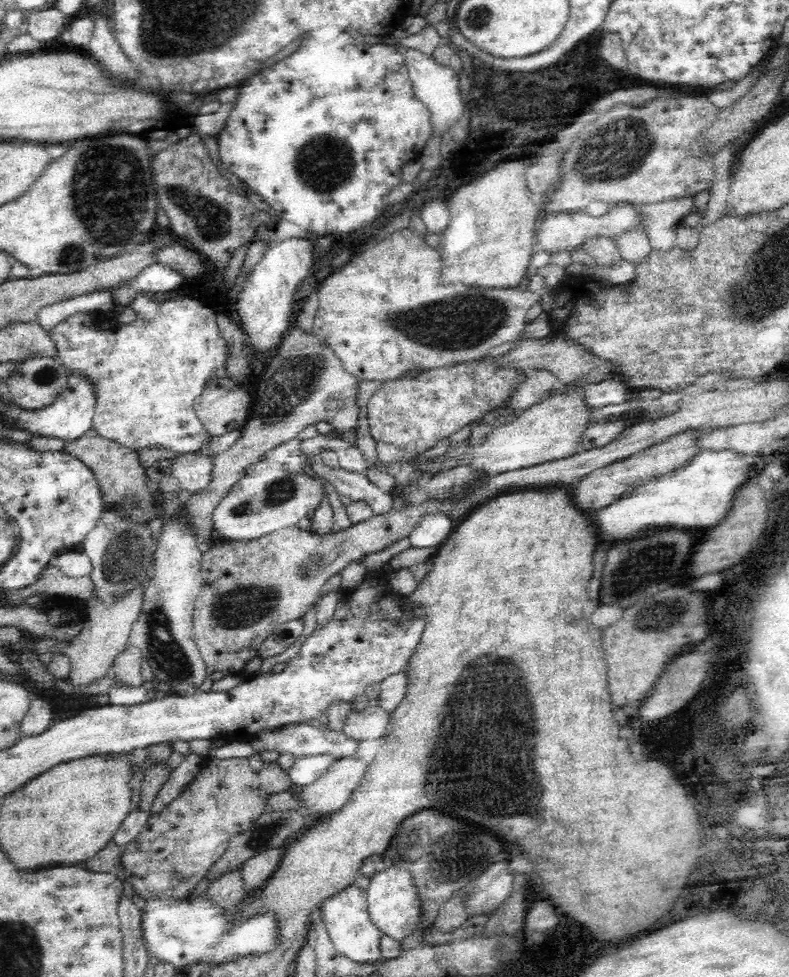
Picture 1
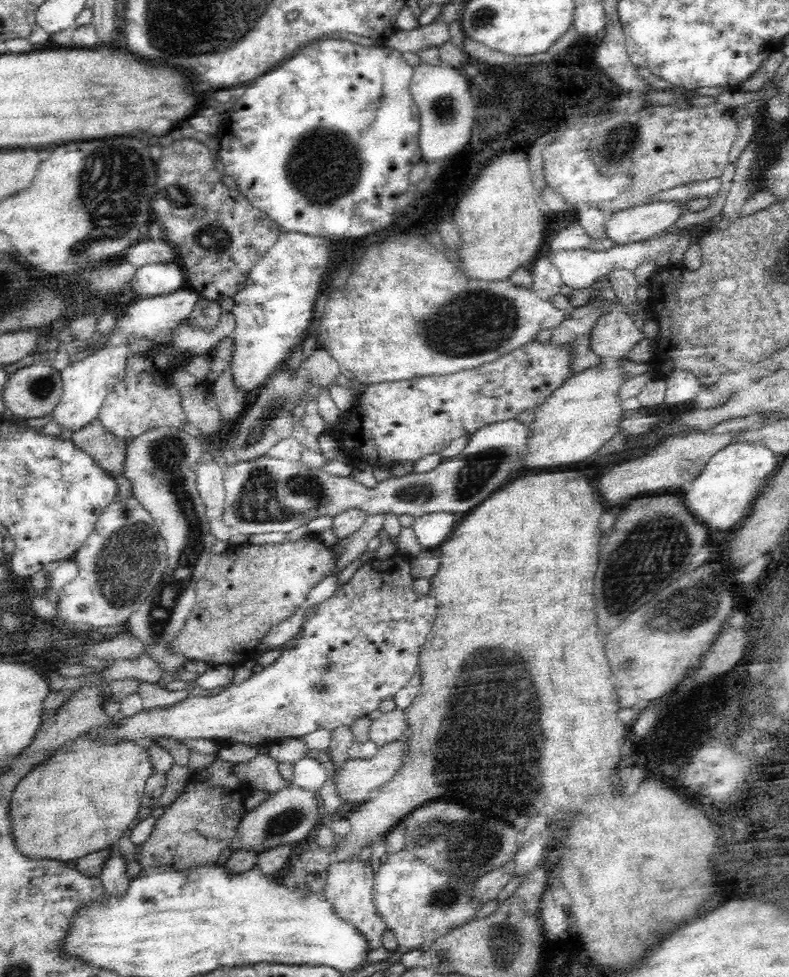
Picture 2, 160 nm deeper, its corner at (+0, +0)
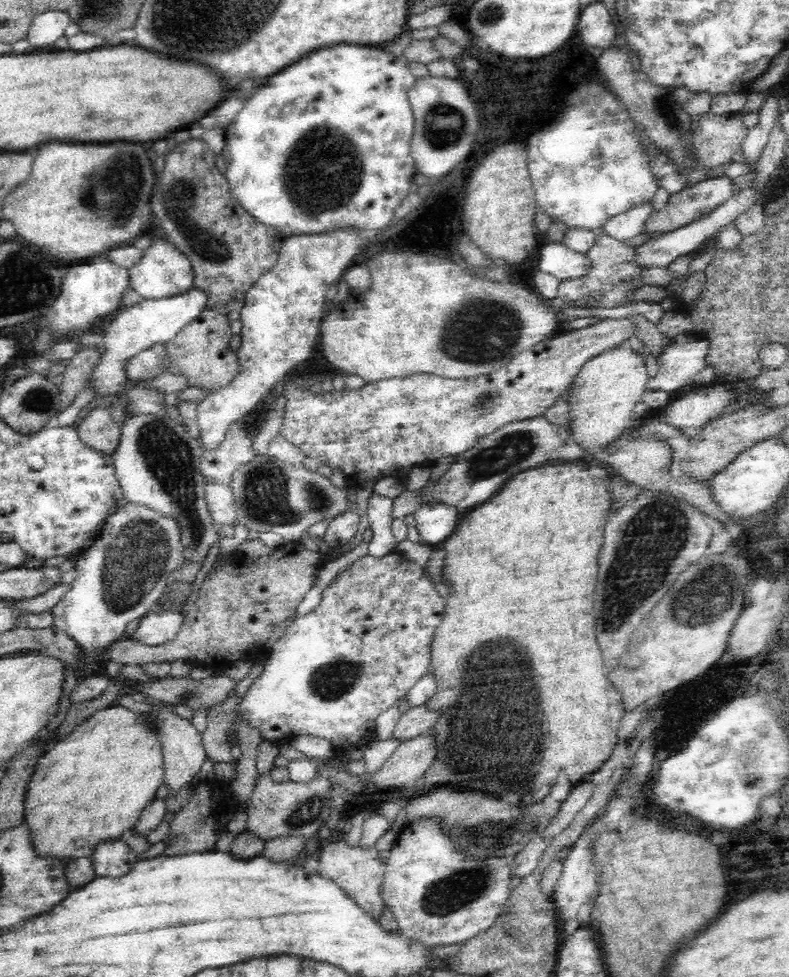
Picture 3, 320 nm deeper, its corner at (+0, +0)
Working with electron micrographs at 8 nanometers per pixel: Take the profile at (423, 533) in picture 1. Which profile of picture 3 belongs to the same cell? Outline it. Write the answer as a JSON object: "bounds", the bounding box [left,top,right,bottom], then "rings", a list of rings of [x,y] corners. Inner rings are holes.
{"bounds":[413,502,460,545],"rings":[[[438,502],[422,506],[413,515],[421,537],[420,542],[427,545],[444,542],[456,530],[456,524],[460,520],[456,506]]]}

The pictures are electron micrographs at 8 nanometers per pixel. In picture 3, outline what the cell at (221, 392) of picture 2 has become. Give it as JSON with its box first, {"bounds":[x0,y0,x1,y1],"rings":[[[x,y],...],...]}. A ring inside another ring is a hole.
{"bounds":[200,423,255,486],"rings":[[[231,423],[226,439],[218,449],[203,454],[200,469],[204,476],[211,477],[215,483],[230,486],[232,474],[255,458],[252,449],[254,437],[240,423]]]}

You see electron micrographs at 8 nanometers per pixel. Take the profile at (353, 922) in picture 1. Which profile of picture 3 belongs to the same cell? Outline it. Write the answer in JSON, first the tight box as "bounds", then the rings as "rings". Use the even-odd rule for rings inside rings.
{"bounds":[317,841,385,923],"rings":[[[333,841],[323,848],[319,855],[317,871],[325,879],[333,880],[344,894],[348,895],[361,911],[378,923],[383,915],[385,905],[383,904],[380,888],[384,880],[385,861],[378,857],[379,851],[375,847],[362,849],[360,846],[351,846],[344,841]]]}

